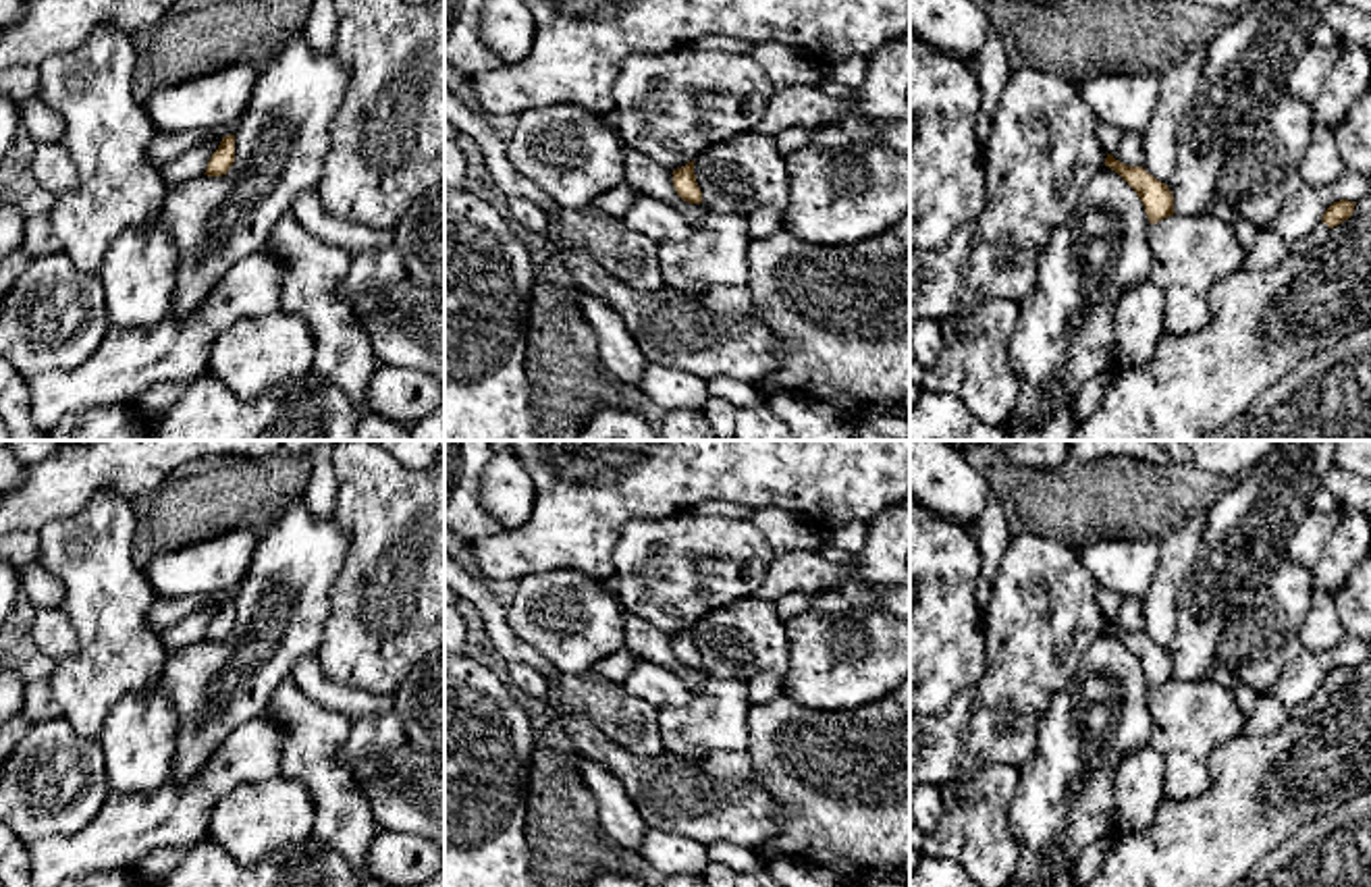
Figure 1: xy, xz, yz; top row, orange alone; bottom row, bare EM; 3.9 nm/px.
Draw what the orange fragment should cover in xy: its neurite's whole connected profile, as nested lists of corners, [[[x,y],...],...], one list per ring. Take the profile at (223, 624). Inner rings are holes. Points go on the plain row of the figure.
[[[235,600],[222,602],[218,615],[212,619],[204,640],[222,642],[235,627]]]

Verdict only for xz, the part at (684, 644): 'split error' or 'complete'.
complete

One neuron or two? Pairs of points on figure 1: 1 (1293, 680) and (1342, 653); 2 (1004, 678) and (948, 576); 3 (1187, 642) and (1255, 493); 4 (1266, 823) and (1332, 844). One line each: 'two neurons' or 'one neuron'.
1: one neuron
2: two neurons
3: one neuron
4: two neurons

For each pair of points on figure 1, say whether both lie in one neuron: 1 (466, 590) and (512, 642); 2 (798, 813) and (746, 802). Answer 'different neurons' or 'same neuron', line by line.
1: same neuron
2: different neurons

